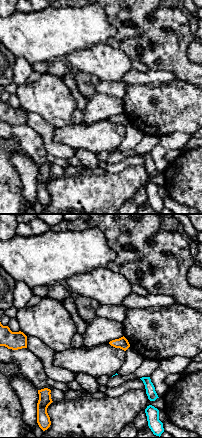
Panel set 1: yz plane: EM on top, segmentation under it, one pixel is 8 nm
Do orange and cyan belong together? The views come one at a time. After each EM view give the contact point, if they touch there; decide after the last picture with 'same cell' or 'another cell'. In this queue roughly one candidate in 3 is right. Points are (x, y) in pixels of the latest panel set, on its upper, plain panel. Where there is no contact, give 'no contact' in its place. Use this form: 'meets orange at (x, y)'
no contact

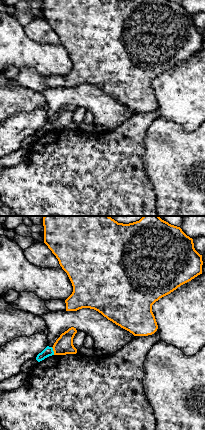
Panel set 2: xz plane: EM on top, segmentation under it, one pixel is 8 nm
meets orange at (53, 126)

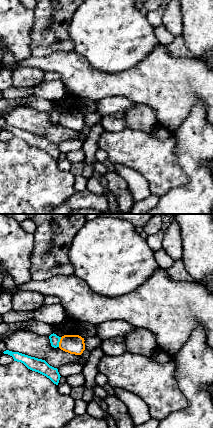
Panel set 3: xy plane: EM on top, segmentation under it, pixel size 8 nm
meets orange at (59, 118)

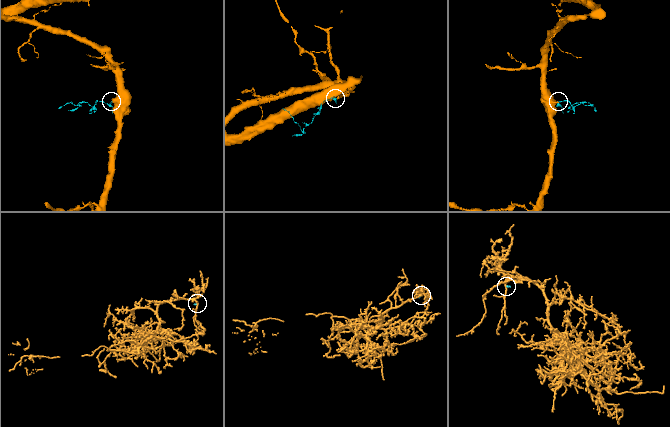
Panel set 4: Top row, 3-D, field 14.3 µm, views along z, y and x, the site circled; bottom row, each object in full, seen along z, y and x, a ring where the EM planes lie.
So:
another cell

